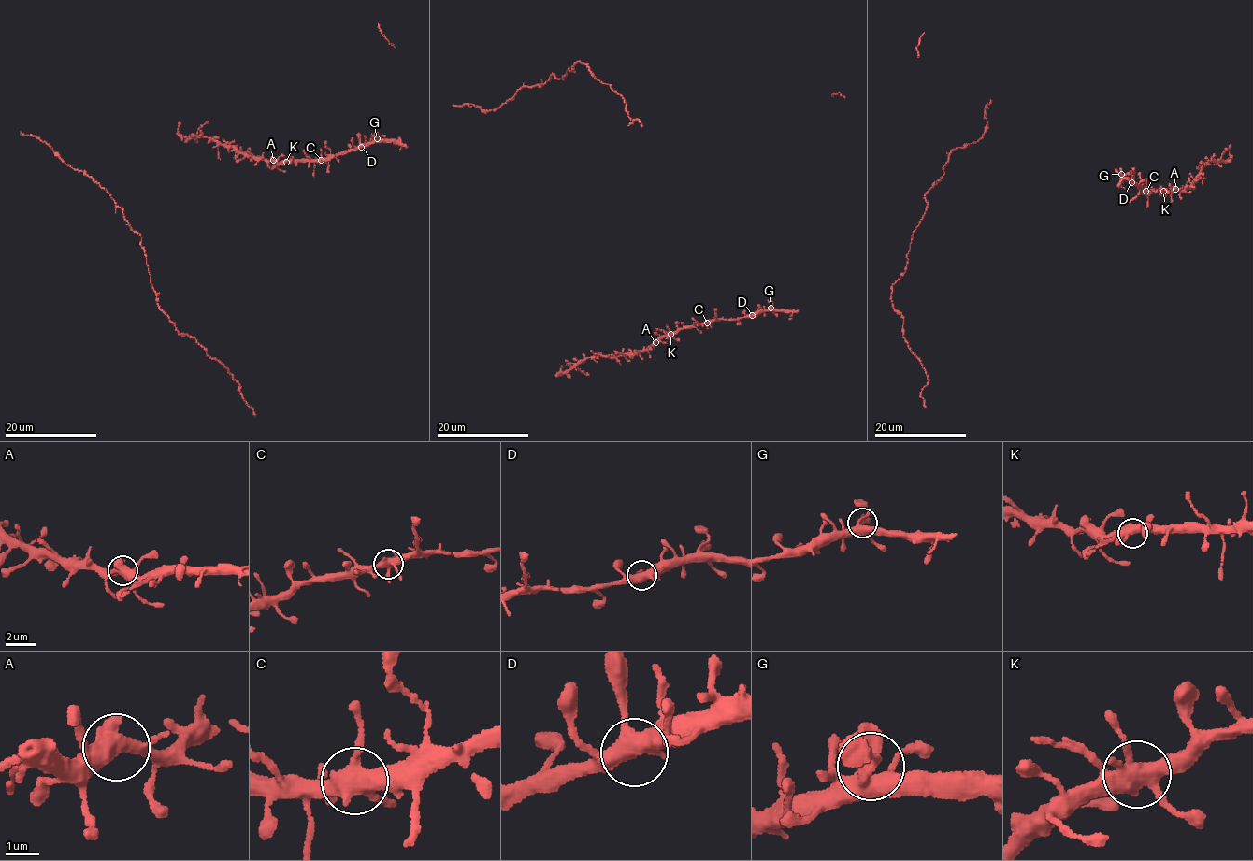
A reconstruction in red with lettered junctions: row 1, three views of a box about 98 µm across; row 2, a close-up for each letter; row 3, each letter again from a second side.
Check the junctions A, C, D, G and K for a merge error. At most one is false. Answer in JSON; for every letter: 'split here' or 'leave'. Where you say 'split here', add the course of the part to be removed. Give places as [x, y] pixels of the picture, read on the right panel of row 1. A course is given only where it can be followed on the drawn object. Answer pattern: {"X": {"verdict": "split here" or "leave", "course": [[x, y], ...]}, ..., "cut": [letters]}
{"A": {"verdict": "leave"}, "C": {"verdict": "leave"}, "D": {"verdict": "leave"}, "G": {"verdict": "leave"}, "K": {"verdict": "leave"}, "cut": []}

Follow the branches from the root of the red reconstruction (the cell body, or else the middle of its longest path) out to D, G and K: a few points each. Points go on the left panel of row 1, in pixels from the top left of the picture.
D: (208, 141), (235, 145), (244, 153), (280, 162), (322, 160), (361, 147)
G: (208, 141), (235, 145), (244, 153), (281, 162), (312, 161), (338, 156), (370, 144), (377, 138)
K: (208, 141), (235, 145), (241, 151), (265, 160), (286, 162)

